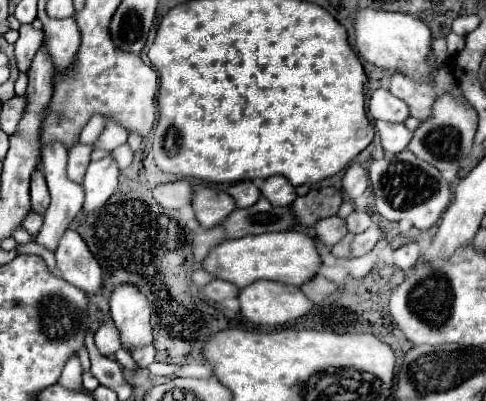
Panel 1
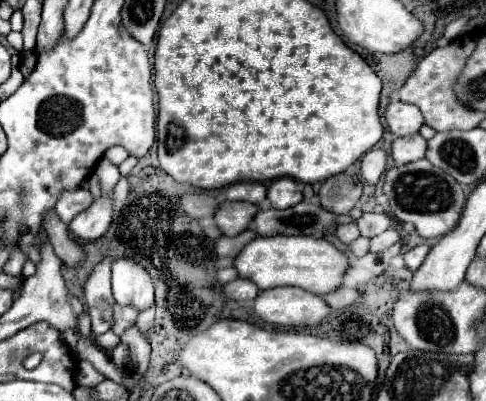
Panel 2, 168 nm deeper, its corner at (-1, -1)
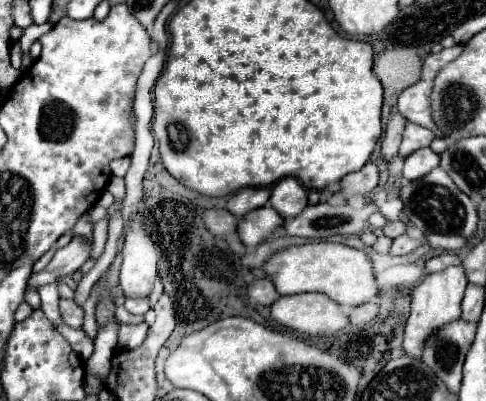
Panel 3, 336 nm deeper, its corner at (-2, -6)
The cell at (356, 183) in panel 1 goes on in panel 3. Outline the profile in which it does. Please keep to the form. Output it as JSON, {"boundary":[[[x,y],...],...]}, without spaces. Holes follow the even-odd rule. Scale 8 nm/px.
{"boundary":[[[394,112],[388,120],[388,124],[386,124],[386,132],[384,132],[384,138],[382,138],[382,158],[388,164],[398,156],[398,146],[400,146],[406,122],[408,120],[400,112]]]}

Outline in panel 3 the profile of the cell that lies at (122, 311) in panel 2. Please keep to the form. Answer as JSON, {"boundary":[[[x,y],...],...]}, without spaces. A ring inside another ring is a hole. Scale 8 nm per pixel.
{"boundary":[[[126,298],[126,310],[128,312],[148,312],[150,310],[150,300],[148,298]]]}

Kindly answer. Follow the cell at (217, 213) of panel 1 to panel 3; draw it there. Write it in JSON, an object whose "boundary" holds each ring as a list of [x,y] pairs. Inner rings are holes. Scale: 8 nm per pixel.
{"boundary":[[[262,206],[262,208],[248,212],[244,218],[238,220],[238,236],[244,242],[244,246],[256,248],[280,224],[284,224],[284,218],[278,216],[278,212],[272,210],[272,206]]]}

